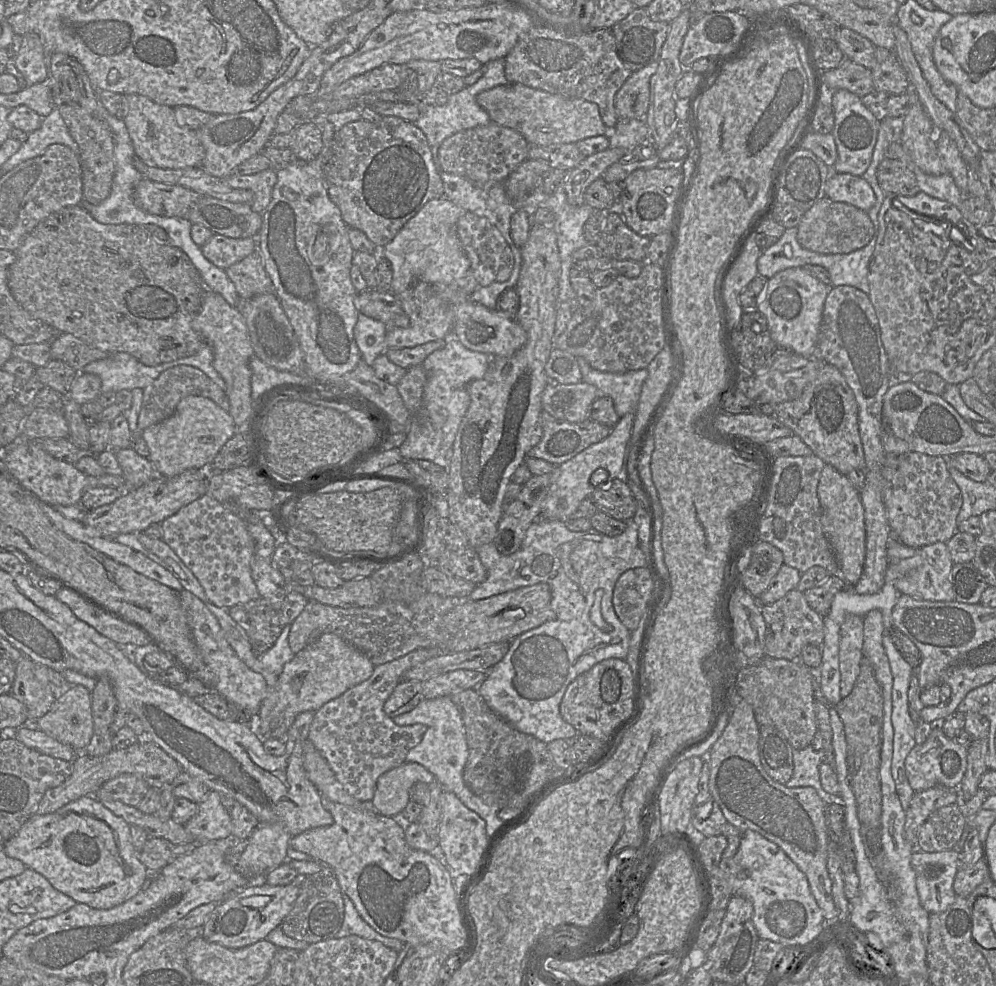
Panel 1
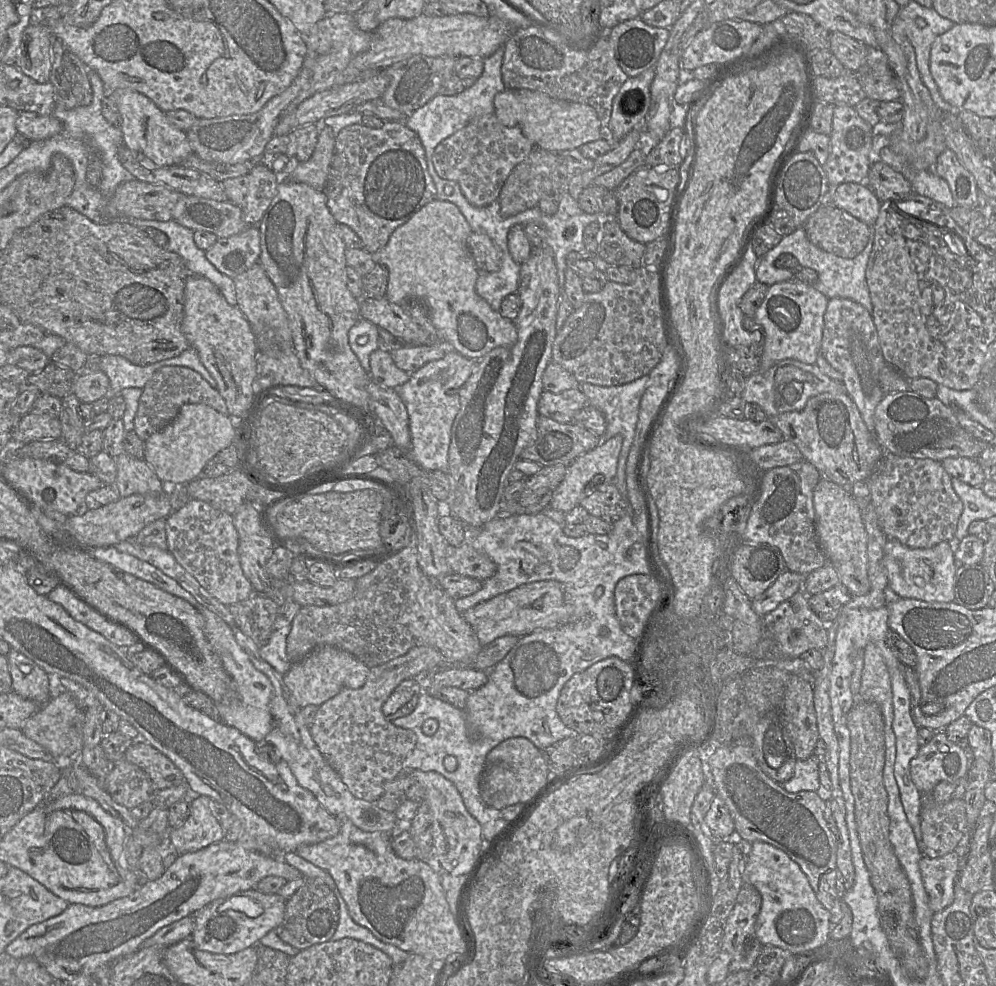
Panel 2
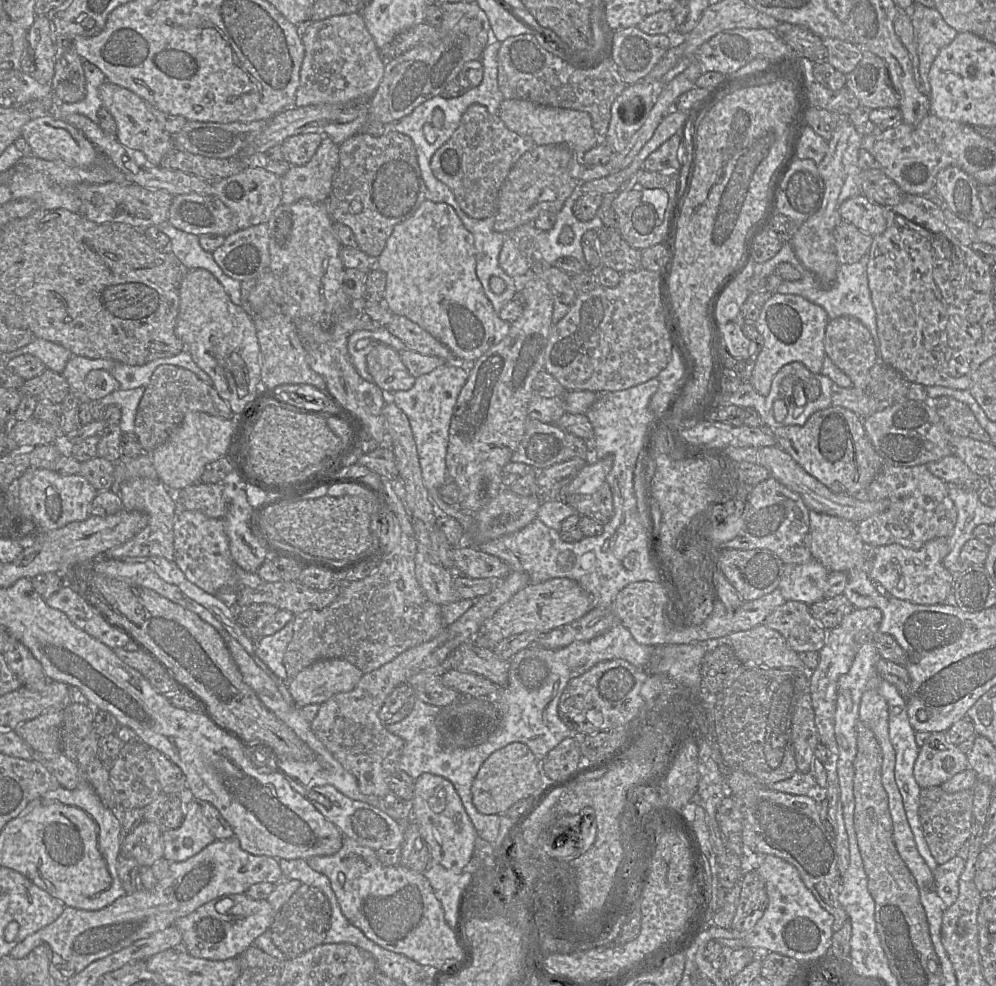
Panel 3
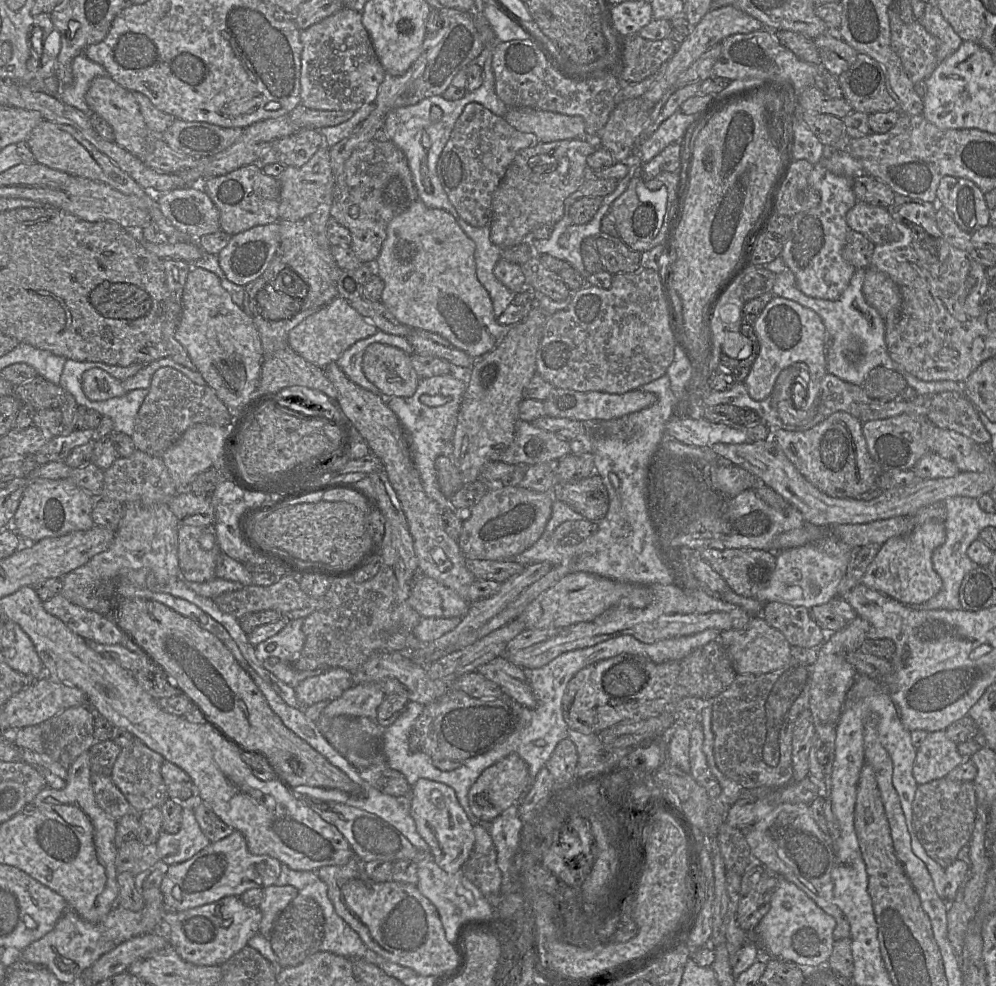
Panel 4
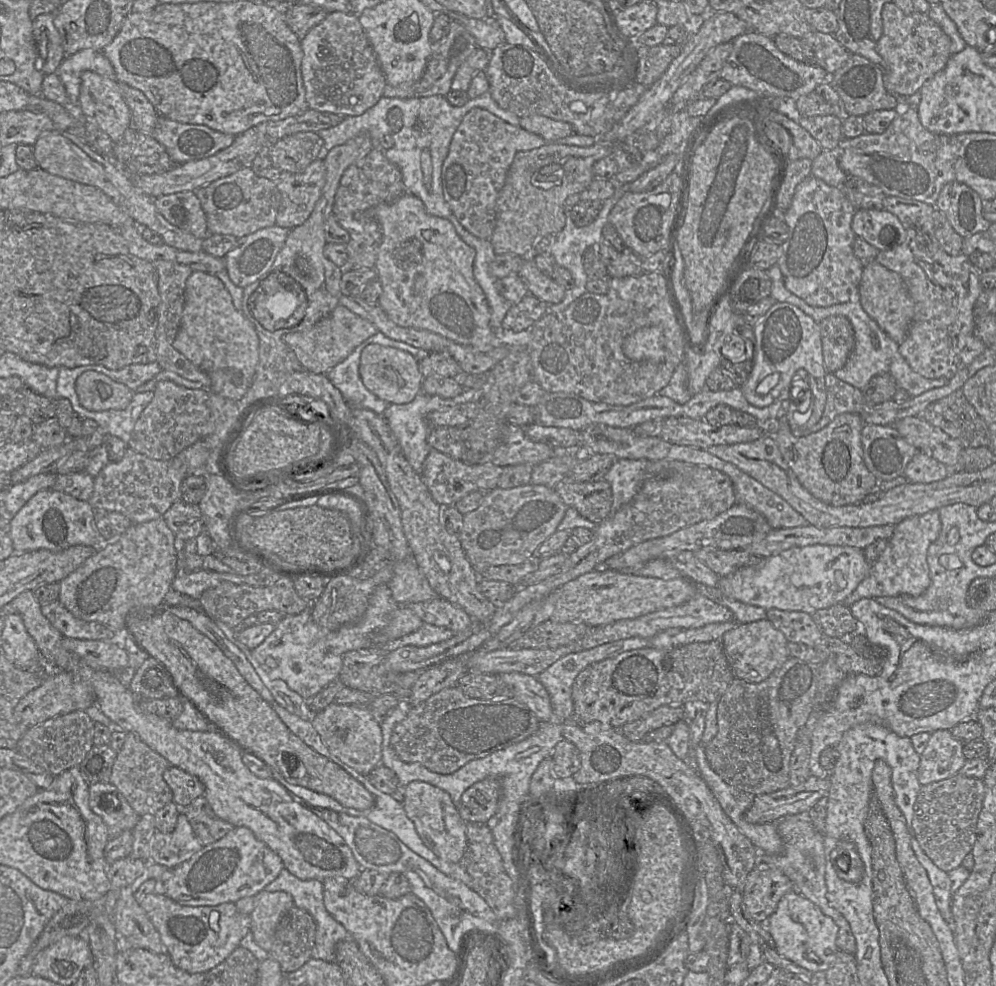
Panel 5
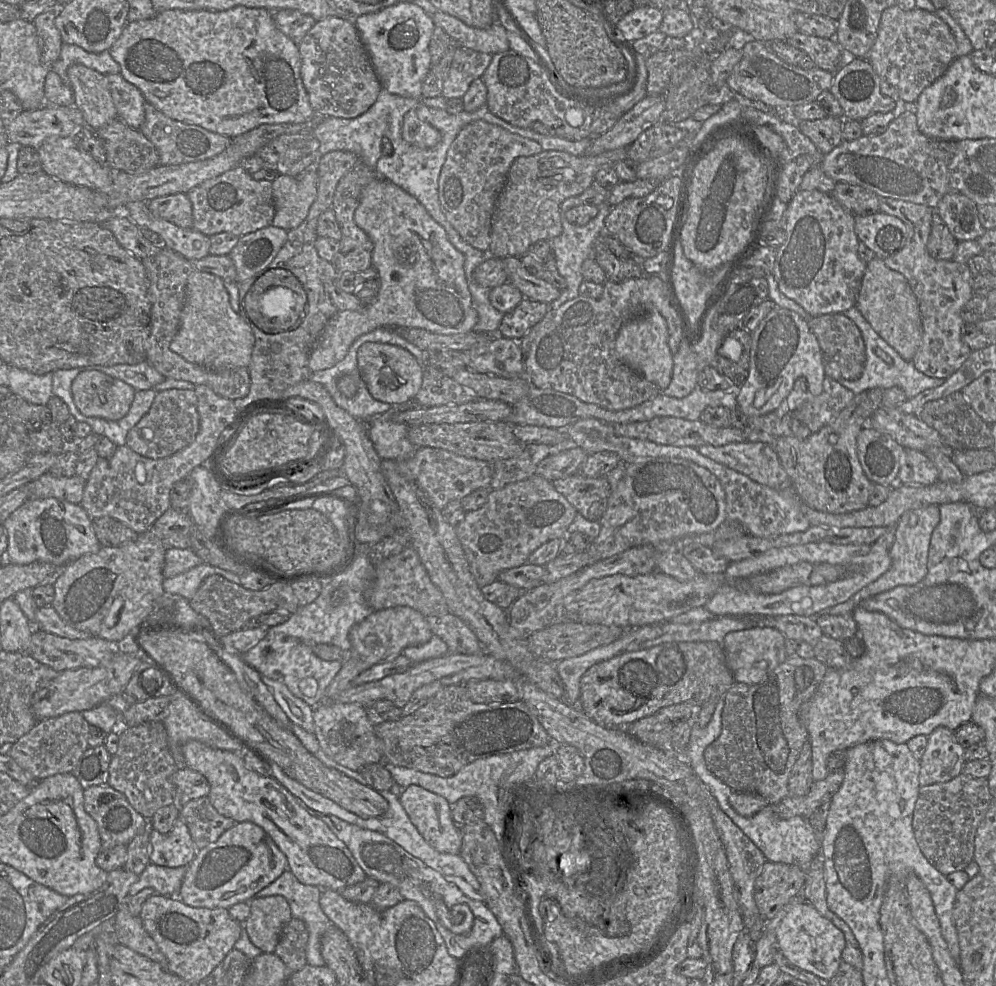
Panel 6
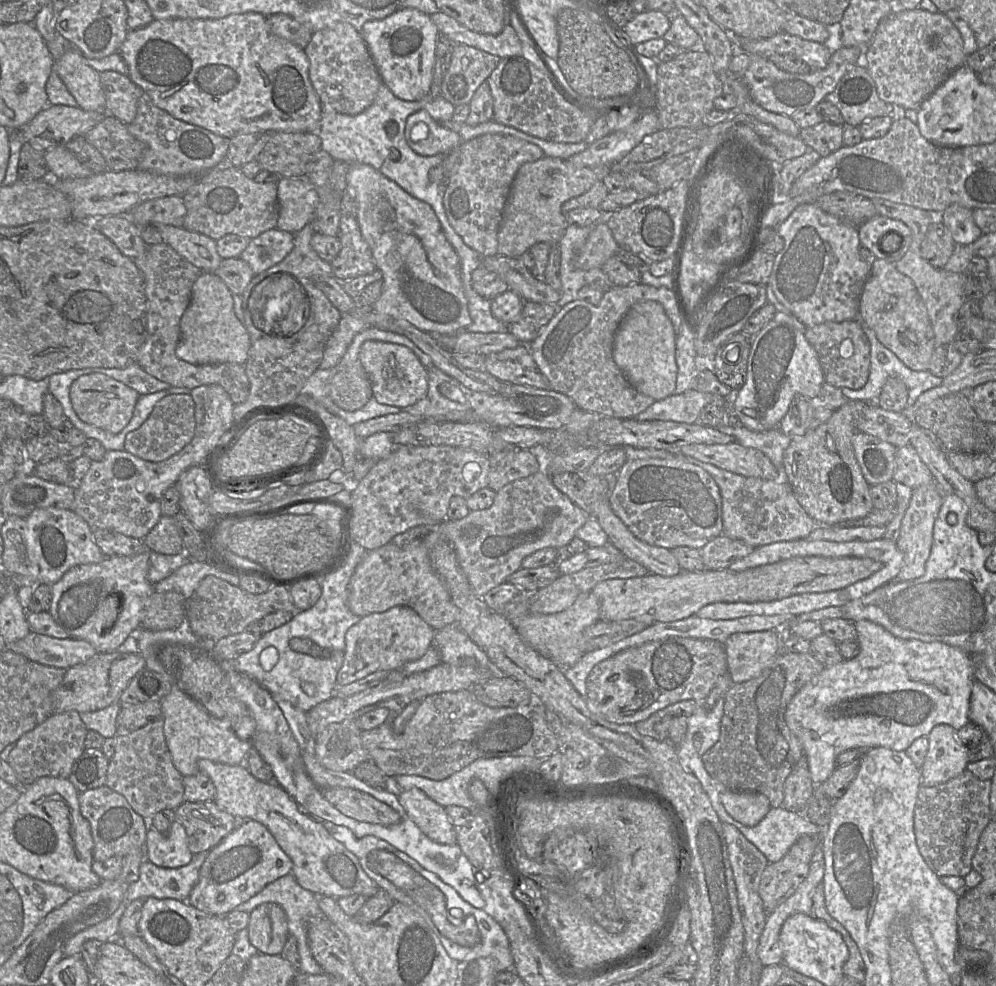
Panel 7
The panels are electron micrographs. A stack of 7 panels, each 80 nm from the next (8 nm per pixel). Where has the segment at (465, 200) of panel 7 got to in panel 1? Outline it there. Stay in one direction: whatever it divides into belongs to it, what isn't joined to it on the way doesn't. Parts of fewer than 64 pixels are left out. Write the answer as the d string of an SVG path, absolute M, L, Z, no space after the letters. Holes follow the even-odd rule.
M491 122L464 130L445 139L437 151L441 172L465 177L482 188L504 183L509 174L528 158L529 143L516 130Z

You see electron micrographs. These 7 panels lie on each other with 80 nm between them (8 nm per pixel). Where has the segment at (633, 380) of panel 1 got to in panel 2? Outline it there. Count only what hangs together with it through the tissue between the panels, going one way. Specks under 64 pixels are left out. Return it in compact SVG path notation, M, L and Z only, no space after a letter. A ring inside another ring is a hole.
M649 374L640 377L630 383L619 386L598 386L589 383L581 383L580 389L587 398L587 405L591 405L600 410L606 420L606 431L602 440L607 440L615 435L623 437L623 443L618 458L617 471L612 483L617 487L623 497L627 497L626 487L626 465L628 455L635 437L636 427L639 419L639 409L641 398L647 388Z

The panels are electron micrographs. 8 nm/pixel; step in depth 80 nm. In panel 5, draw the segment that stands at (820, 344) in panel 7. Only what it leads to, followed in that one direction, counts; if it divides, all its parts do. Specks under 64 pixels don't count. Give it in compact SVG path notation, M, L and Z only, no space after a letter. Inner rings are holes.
M842 315L830 316L819 324L823 361L827 373L843 368L855 348L855 334L850 321Z

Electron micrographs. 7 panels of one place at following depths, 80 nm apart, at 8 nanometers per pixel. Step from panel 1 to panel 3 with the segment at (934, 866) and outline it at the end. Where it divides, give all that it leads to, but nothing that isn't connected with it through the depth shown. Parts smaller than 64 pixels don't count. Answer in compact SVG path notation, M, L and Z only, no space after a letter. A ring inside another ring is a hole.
M958 855L944 864L940 864L933 872L936 892L946 907L957 900L959 878L964 870L965 860Z

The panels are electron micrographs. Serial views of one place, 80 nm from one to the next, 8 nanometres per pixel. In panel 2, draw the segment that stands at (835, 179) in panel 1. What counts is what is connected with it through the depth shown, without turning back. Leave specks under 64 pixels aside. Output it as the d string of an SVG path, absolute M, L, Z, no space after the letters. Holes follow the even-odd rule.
M853 182L840 184L832 203L868 225L875 224L881 207L881 201L870 187Z

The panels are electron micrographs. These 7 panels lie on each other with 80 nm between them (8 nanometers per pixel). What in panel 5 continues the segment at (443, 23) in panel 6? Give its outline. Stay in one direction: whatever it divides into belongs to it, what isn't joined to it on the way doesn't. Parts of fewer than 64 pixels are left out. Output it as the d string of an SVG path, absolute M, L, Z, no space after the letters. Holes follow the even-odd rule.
M446 11L445 14L466 28L474 37L478 48L494 50L506 43L504 31L495 18L474 19L452 11Z

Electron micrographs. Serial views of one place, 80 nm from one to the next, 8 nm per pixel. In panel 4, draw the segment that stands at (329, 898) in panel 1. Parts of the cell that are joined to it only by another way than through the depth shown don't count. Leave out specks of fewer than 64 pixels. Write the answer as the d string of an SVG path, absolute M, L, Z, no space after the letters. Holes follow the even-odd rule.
M298 894L277 917L270 936L278 967L295 967L320 950L324 937L325 918L319 904L312 898Z

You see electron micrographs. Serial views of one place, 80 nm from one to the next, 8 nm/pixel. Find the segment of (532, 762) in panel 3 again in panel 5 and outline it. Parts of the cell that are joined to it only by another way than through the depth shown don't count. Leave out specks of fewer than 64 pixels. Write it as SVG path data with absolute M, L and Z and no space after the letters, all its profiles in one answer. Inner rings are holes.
M489 776L470 786L461 797L458 810L466 823L486 823L497 811L501 793L501 781Z

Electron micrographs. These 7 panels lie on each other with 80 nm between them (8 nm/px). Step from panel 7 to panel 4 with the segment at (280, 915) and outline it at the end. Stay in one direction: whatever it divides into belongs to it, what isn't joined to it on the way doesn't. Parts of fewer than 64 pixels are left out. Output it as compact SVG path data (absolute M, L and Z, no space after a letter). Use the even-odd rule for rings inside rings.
M274 884L264 888L264 898L258 907L262 913L259 934L270 939L277 917L298 894L298 890L290 885Z

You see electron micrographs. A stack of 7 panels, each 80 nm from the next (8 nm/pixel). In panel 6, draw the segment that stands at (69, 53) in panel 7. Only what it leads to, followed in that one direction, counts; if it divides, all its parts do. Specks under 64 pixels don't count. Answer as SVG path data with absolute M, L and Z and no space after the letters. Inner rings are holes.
M81 64L67 70L74 103L83 115L85 126L97 131L117 118L106 75Z

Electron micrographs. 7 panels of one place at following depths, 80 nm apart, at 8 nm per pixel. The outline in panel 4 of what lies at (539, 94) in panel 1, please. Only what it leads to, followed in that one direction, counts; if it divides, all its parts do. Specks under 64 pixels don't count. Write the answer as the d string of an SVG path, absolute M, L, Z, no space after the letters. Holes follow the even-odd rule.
M509 108L504 119L518 131L536 135L543 143L587 139L585 122L580 116L532 108Z

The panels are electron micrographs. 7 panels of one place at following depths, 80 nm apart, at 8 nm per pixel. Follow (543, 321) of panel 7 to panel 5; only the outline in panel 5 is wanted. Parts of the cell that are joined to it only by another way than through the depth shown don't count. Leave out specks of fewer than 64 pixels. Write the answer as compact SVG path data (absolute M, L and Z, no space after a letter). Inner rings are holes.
M528 293L507 311L501 327L515 333L530 330L530 328L548 313L548 304Z

